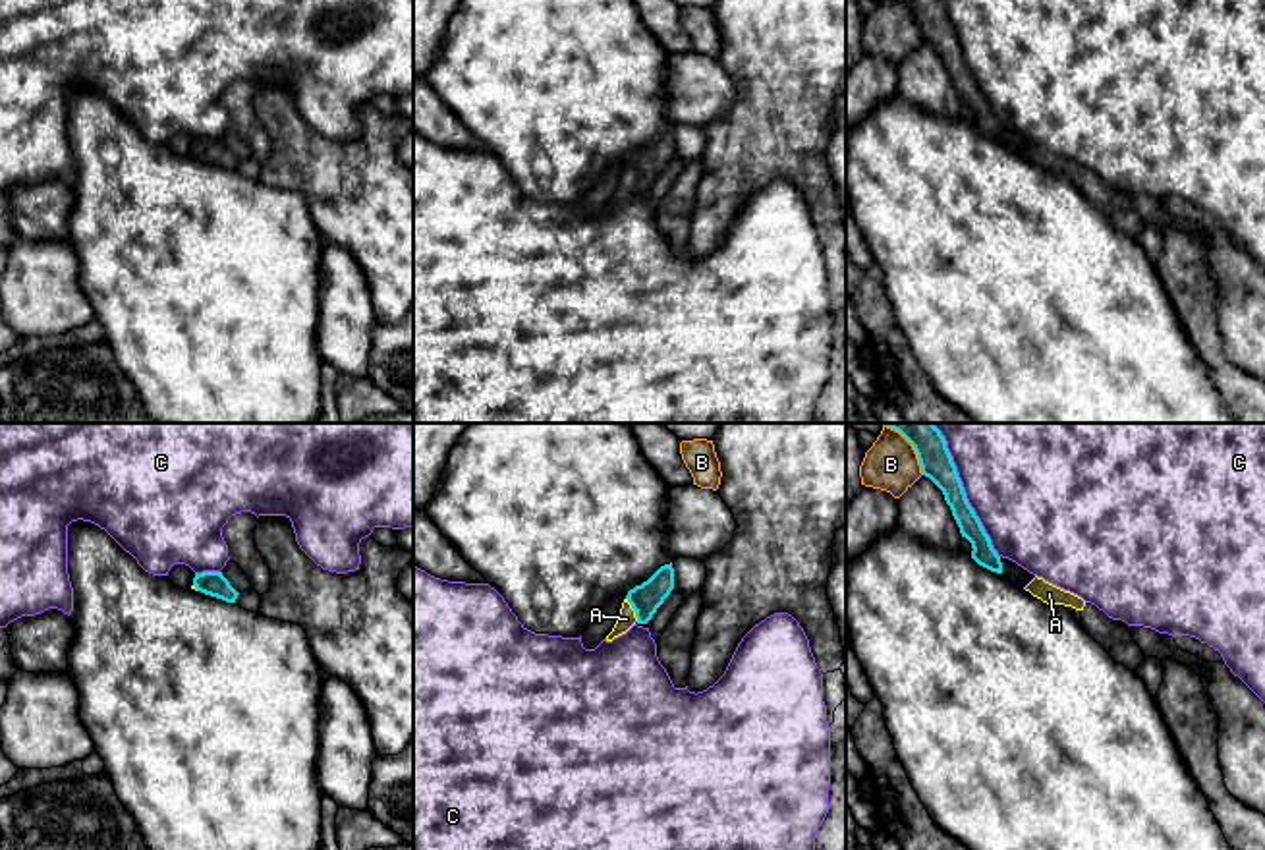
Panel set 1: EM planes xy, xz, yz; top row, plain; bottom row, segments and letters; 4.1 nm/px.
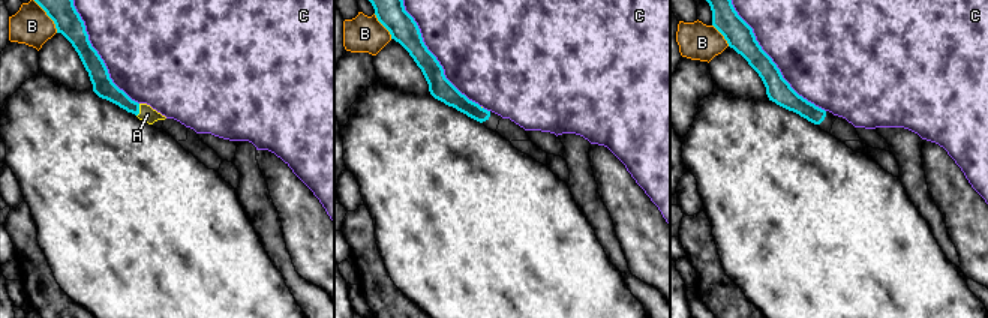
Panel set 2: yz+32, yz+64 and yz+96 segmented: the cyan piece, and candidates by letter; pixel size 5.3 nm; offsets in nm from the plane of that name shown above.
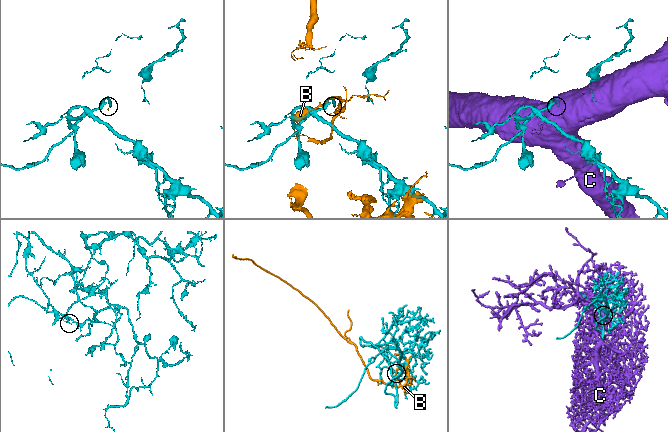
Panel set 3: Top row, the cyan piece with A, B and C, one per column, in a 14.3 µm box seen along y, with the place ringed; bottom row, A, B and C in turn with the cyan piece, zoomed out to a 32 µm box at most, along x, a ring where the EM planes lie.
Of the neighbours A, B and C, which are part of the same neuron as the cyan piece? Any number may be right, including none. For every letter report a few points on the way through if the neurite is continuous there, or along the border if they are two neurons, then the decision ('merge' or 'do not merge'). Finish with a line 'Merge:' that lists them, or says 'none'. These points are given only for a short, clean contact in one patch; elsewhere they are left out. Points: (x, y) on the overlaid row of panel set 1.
A: way xz (649, 595), (632, 607), (626, 619); merge
B: do not merge
C: do not merge
Merge: A

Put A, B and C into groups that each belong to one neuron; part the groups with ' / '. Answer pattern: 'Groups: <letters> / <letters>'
Groups: A / B / C

